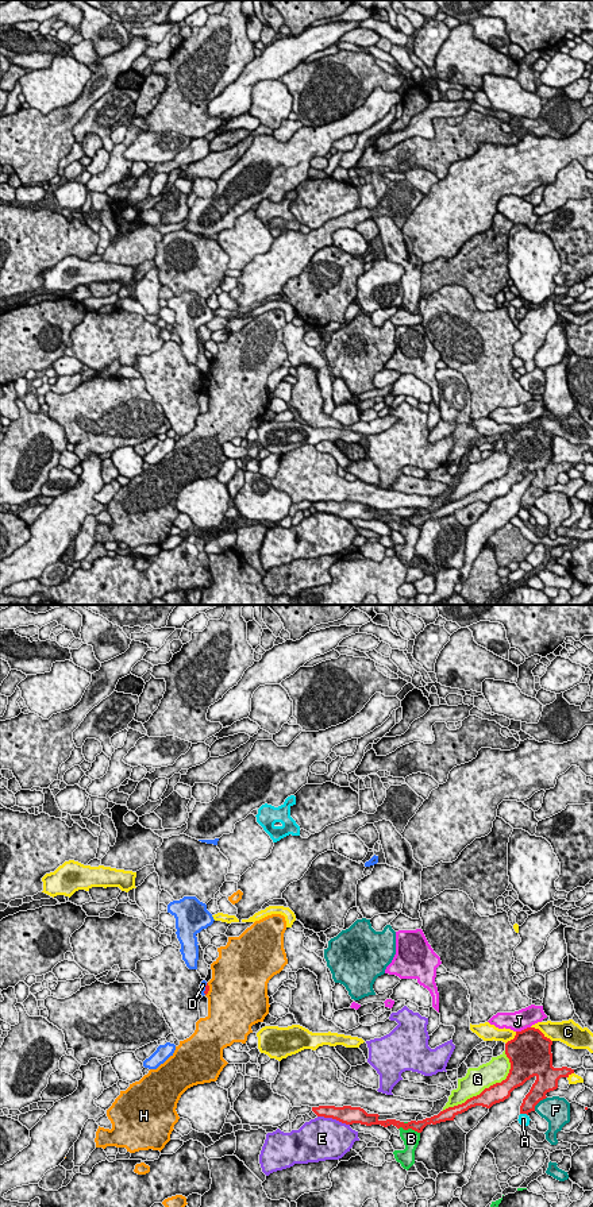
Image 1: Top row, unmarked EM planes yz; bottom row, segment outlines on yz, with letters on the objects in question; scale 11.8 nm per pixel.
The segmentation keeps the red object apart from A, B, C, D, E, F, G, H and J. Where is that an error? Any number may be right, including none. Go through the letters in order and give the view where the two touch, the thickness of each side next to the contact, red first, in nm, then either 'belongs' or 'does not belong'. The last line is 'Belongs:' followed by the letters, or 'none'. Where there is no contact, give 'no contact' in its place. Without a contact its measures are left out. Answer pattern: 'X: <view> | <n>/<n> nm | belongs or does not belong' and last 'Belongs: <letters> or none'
A: yz | 180/130 nm | does not belong
B: yz | 130/200 nm | does not belong
C: yz | 480/220 nm | does not belong
D: yz | 60/70 nm | does not belong
E: yz | 220/480 nm | does not belong
F: yz | 240/340 nm | does not belong
G: yz | 240/280 nm | does not belong
H: yz | 60/500 nm | does not belong
J: yz | 480/240 nm | does not belong
Belongs: none

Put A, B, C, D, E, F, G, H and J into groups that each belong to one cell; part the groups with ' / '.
A / B / C / D / E / F / G / H / J

